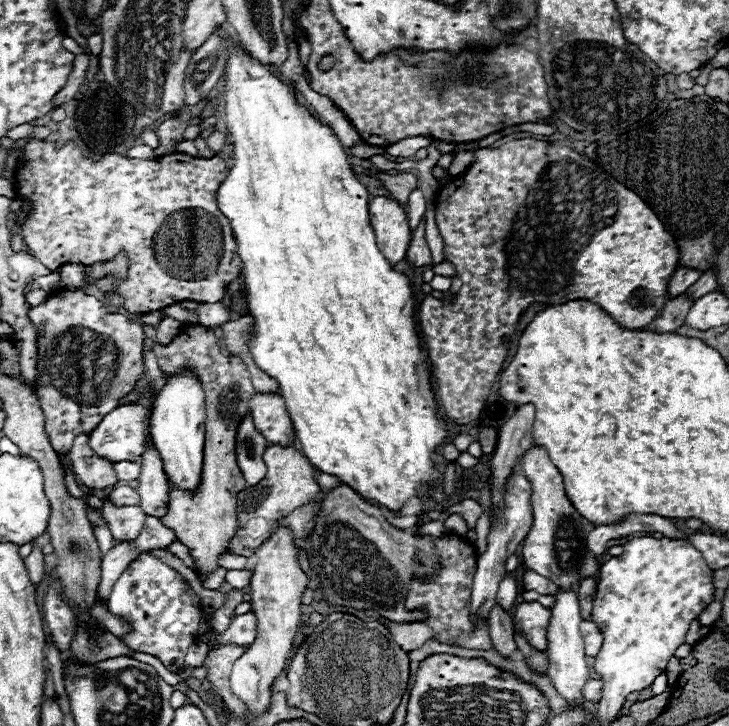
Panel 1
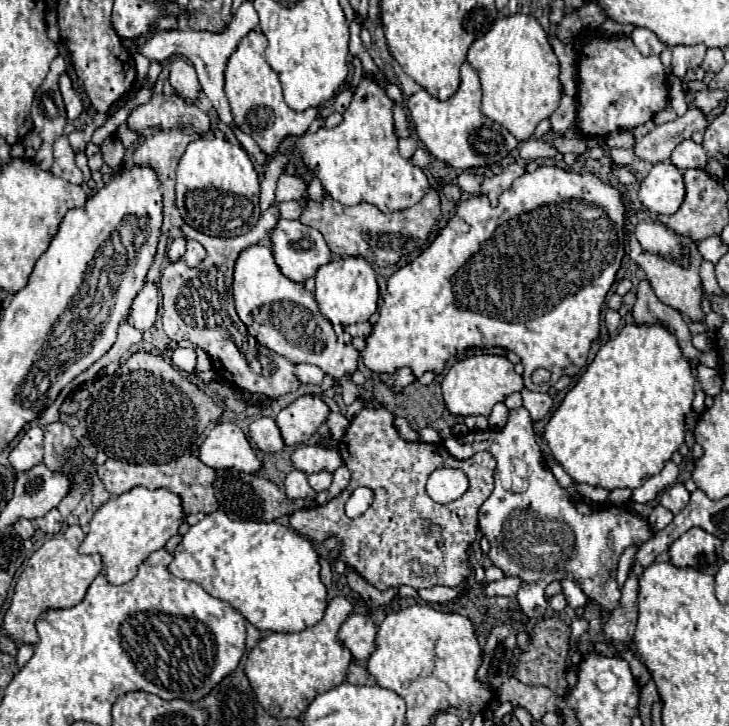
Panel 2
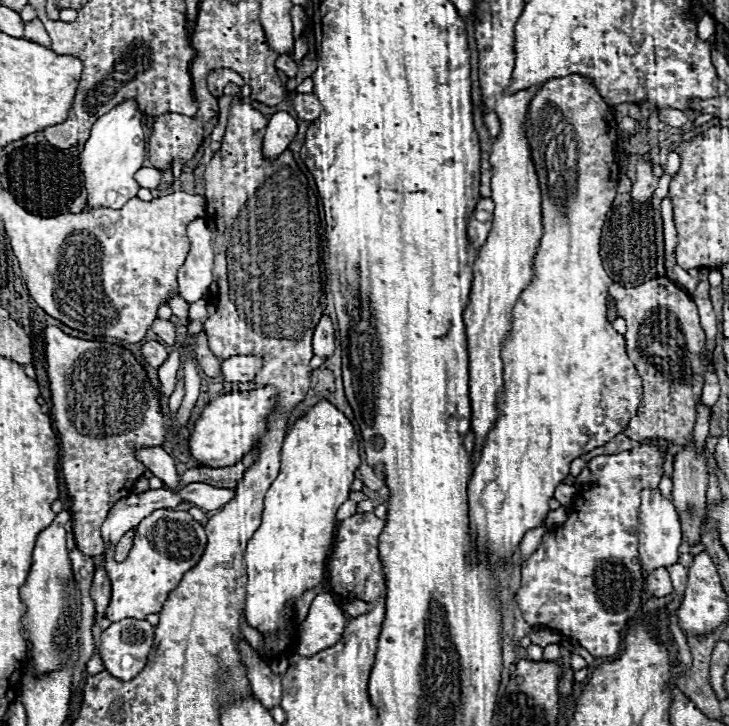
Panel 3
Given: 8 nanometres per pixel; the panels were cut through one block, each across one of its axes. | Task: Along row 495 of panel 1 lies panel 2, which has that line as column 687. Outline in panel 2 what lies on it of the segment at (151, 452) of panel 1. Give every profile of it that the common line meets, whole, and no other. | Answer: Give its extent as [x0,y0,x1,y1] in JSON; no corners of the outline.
[672,140,708,170]

